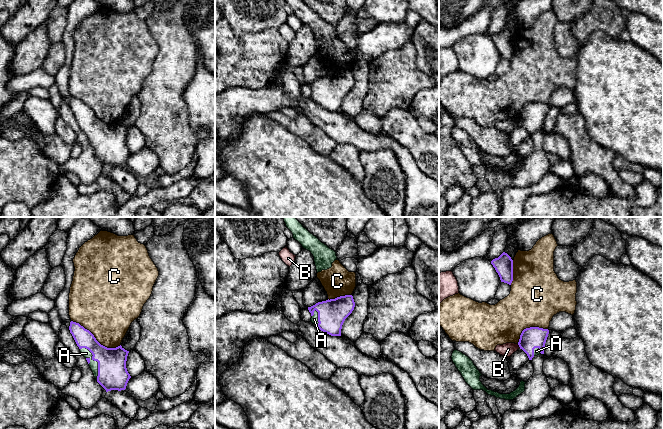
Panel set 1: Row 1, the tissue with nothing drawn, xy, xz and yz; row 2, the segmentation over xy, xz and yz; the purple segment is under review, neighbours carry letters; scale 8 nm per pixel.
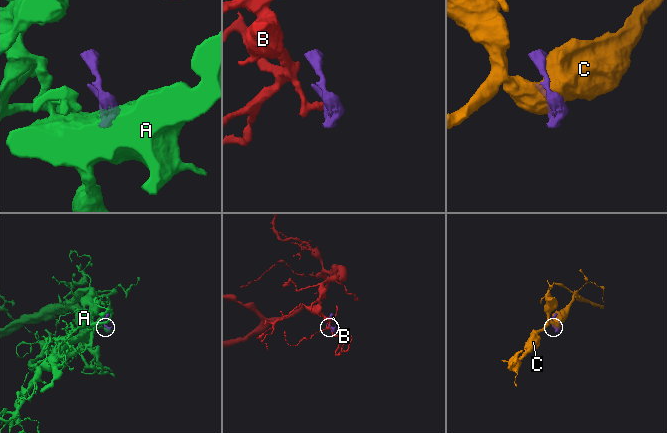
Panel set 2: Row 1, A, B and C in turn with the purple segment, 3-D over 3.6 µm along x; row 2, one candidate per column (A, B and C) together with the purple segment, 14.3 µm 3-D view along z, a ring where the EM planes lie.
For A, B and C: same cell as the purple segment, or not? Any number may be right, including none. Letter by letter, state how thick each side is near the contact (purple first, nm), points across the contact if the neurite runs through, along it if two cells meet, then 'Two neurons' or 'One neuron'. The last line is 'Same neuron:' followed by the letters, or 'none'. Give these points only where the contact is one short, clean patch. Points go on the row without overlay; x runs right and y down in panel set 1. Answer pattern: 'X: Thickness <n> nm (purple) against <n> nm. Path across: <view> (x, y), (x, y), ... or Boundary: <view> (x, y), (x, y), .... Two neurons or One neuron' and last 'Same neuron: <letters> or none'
A: Thickness 240 nm (purple) against 70 nm. One neuron
B: Thickness 180 nm (purple) against 100 nm. Boundary: yz (517, 120), (520, 123). Two neurons
C: Thickness 220 nm (purple) against 440 nm. Two neurons
Same neuron: A

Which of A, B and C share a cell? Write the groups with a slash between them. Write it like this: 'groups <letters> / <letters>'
groups A / B / C

